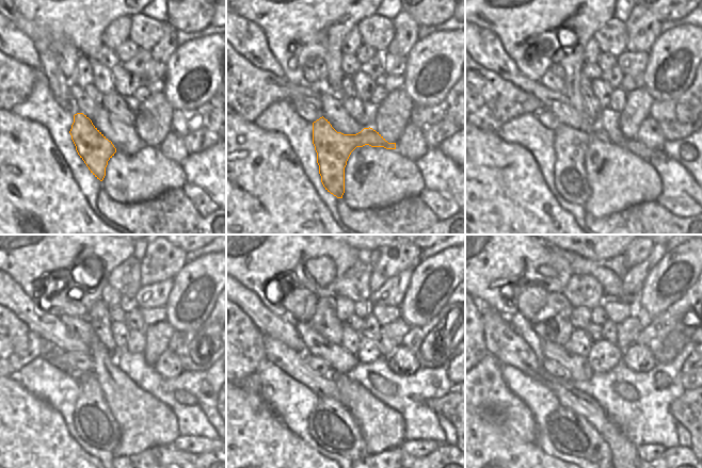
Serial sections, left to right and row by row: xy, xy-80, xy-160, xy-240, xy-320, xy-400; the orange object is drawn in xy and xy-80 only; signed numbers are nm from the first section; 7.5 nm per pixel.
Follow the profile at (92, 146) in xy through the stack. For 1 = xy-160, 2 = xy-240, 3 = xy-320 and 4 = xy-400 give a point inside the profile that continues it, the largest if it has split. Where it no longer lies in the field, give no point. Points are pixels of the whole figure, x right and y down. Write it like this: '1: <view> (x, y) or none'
1: xy-160 (570, 179)
2: xy-240 (94, 422)
3: xy-320 (330, 423)
4: xy-400 (571, 434)

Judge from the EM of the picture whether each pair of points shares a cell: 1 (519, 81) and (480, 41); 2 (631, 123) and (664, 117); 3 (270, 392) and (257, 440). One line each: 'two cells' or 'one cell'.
1: one cell
2: two cells
3: two cells

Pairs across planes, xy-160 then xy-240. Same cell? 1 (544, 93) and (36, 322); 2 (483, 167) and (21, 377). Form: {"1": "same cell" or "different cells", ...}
{"1": "same cell", "2": "different cells"}

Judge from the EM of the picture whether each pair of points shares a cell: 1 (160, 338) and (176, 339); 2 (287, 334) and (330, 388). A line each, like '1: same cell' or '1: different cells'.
1: different cells
2: different cells

